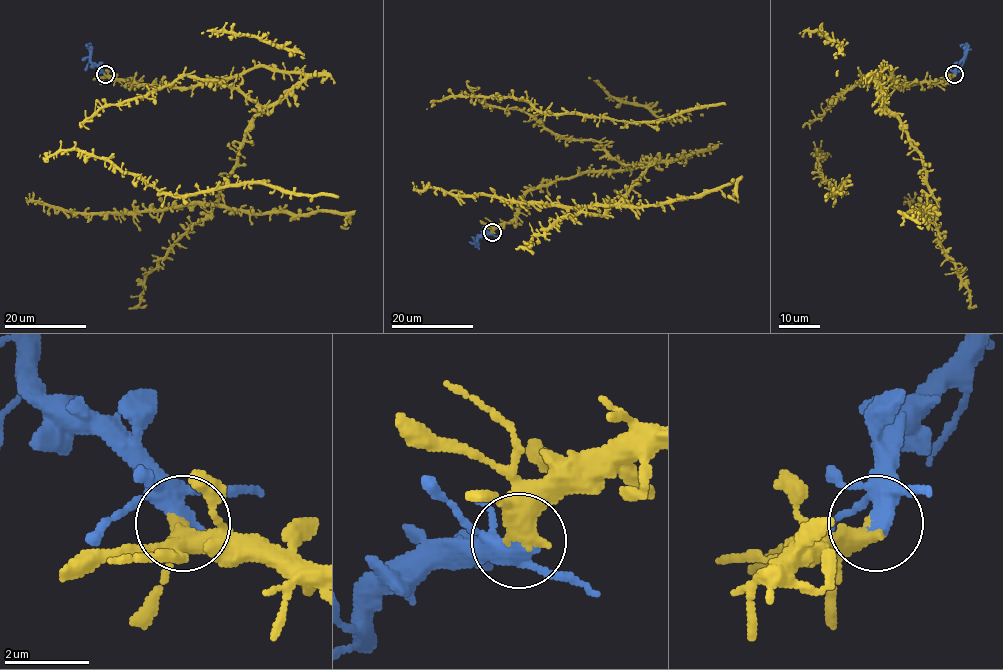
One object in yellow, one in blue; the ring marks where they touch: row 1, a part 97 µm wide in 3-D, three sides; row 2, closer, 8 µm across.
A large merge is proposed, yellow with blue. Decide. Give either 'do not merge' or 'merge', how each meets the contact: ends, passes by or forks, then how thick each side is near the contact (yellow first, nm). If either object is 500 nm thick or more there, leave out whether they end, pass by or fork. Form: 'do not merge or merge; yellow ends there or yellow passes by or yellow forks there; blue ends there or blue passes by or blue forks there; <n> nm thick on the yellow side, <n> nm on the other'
merge; yellow passes by; blue forks there; 400 nm thick on the yellow side, 320 nm on the other

